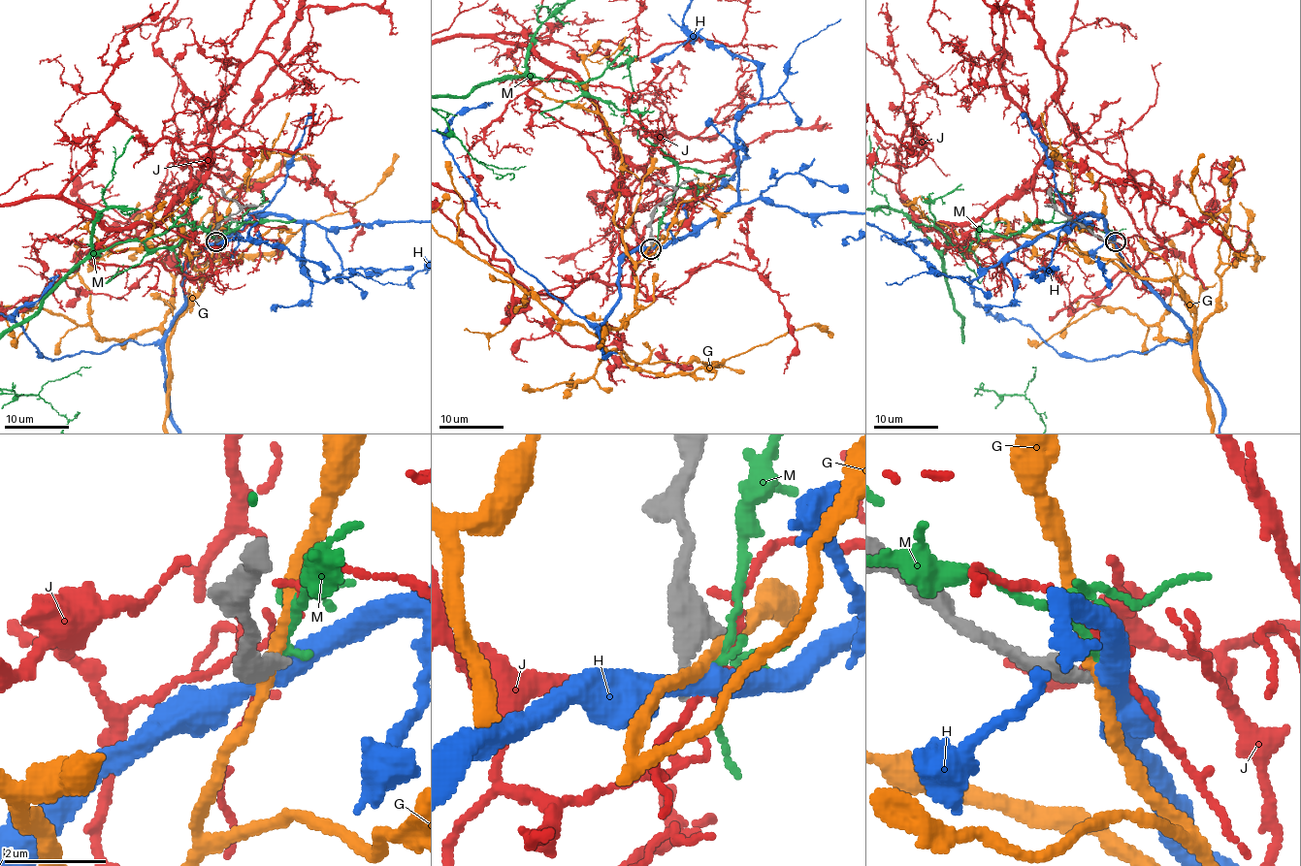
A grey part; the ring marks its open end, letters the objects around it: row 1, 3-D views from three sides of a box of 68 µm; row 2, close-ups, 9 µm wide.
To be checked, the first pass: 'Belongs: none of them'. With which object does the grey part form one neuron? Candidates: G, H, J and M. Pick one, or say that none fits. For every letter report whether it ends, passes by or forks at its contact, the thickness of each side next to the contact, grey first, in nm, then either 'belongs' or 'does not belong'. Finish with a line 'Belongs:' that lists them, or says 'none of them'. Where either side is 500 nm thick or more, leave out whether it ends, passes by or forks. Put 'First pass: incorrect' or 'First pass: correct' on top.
First pass: correct
G: it passes by; calibres 400 and 240 nm; does not belong
H: it passes by; calibres 280 and 420 nm; does not belong
J: it passes by; calibres 240 and 160 nm; does not belong
M: it passes by; calibres 300 and 110 nm; does not belong
Belongs: none of them

